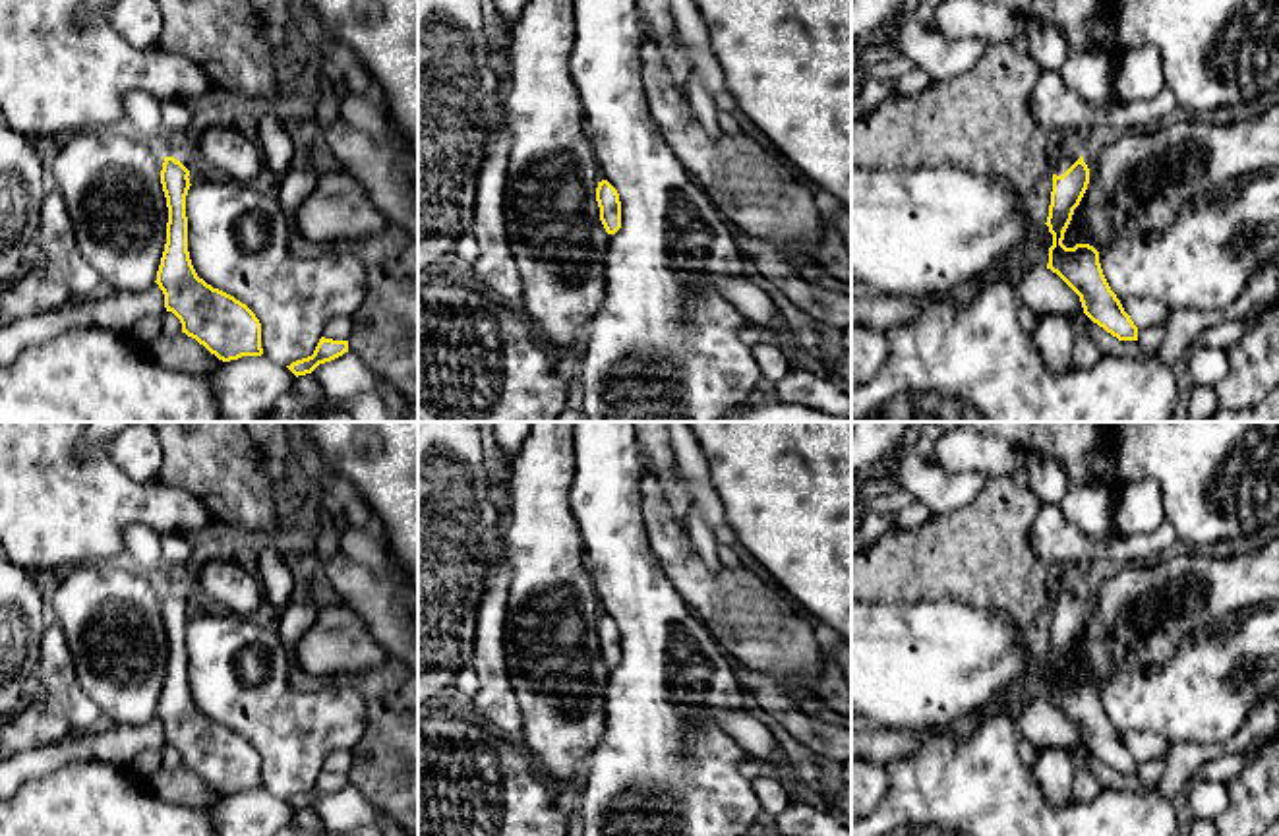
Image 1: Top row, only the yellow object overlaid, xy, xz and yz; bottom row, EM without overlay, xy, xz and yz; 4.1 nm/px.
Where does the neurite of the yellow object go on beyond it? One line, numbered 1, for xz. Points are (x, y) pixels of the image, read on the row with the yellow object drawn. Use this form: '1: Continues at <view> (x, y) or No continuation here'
1: No continuation here

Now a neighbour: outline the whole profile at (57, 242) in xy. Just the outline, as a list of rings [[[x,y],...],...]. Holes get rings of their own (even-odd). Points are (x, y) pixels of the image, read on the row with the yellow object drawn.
[[[54,186],[48,188],[39,211],[39,254],[75,300],[93,294],[103,284],[77,248],[66,201]]]

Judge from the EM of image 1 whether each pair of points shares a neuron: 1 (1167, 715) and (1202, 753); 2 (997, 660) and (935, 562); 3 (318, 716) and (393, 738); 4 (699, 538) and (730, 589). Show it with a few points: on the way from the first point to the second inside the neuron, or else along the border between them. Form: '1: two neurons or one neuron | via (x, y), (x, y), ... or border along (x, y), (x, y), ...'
1: two neurons | border along (1237, 730), (1219, 744), (1169, 744)
2: two neurons | border along (920, 600), (956, 600), (993, 608), (1009, 618)
3: two neurons | border along (347, 687), (366, 709), (364, 734), (351, 747)
4: two neurons | border along (689, 535), (697, 556), (718, 571)

